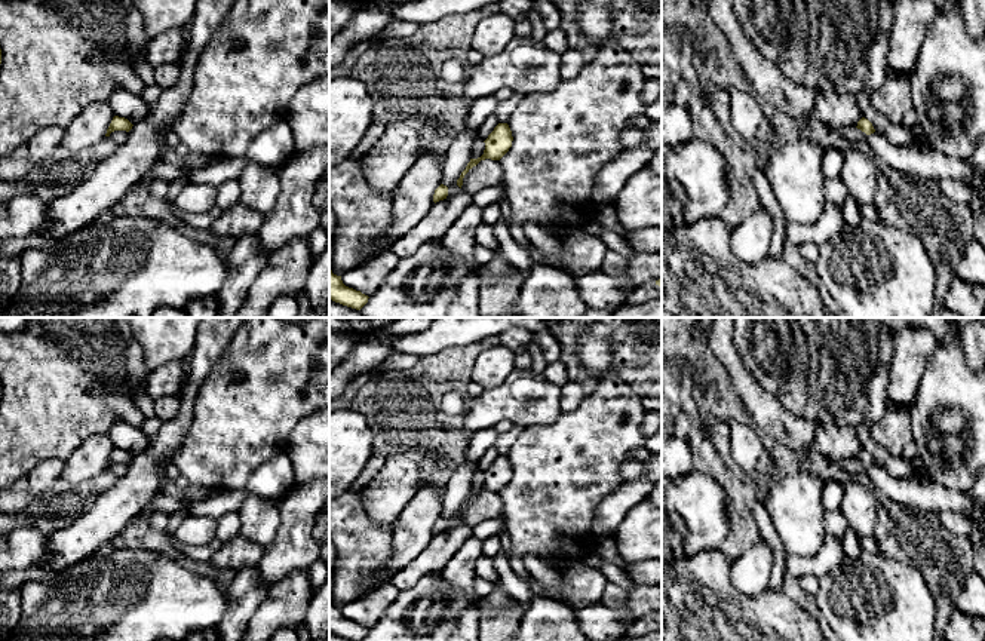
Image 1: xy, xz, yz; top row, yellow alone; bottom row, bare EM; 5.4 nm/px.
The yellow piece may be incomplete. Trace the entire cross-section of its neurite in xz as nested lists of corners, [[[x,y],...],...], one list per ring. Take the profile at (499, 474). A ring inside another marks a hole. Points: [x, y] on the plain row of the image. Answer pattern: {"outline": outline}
{"outline": [[[498,456],[494,463],[488,467],[485,475],[484,487],[478,491],[470,491],[466,502],[461,504],[460,510],[457,512],[457,518],[461,521],[464,507],[476,499],[481,493],[491,491],[500,493],[512,479],[512,463],[507,456]]]}

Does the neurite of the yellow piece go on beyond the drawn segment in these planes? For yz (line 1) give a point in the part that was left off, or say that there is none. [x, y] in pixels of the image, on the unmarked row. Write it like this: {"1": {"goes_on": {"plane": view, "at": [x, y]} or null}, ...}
{"1": {"goes_on": null}}

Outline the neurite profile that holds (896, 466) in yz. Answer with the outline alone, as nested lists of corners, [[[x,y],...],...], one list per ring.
[[[865,424],[857,426],[856,433],[863,445],[863,450],[868,451],[875,464],[887,472],[890,476],[897,479],[912,479],[914,470],[906,458],[902,456],[893,456],[886,448],[878,445],[869,435],[869,430]]]

